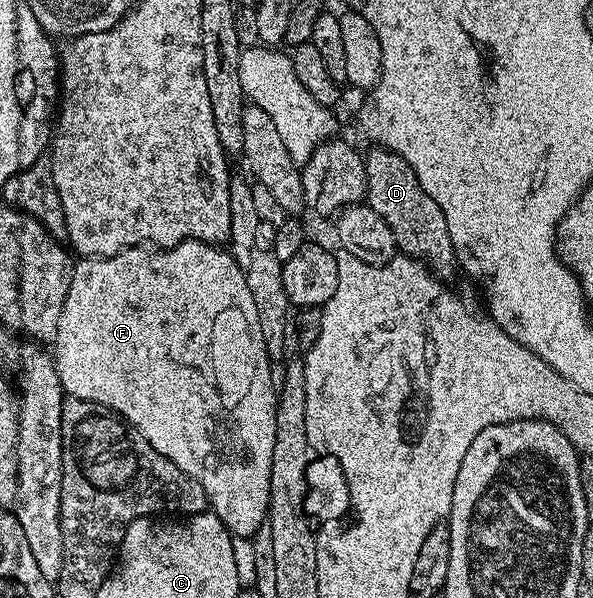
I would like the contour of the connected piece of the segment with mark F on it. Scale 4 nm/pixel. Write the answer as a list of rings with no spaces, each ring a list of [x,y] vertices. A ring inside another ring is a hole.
[[[187,238],[185,241],[175,244],[168,248],[148,248],[145,250],[144,245],[132,246],[129,250],[121,250],[115,256],[107,256],[106,258],[83,258],[78,257],[73,263],[73,275],[71,276],[71,284],[67,288],[67,300],[63,300],[63,312],[59,312],[59,328],[57,329],[57,337],[51,343],[51,357],[57,368],[57,375],[61,381],[61,389],[68,397],[78,398],[79,400],[87,400],[94,402],[100,406],[107,406],[114,414],[120,416],[124,421],[128,422],[134,430],[145,437],[147,444],[151,444],[151,448],[155,448],[155,452],[159,452],[163,456],[167,456],[167,460],[171,460],[184,474],[191,476],[199,484],[203,484],[203,492],[209,501],[208,509],[212,513],[219,516],[219,520],[223,520],[223,524],[228,528],[229,533],[234,538],[243,537],[252,539],[253,535],[259,532],[261,526],[266,525],[269,514],[269,493],[271,492],[271,452],[275,448],[275,416],[277,415],[277,396],[278,387],[273,386],[273,370],[271,359],[265,341],[263,340],[263,332],[259,328],[259,312],[255,312],[255,300],[251,300],[251,291],[247,288],[247,280],[243,276],[243,272],[239,268],[237,261],[233,259],[232,253],[228,249],[222,248],[220,245],[211,242],[200,242],[194,238]]]

